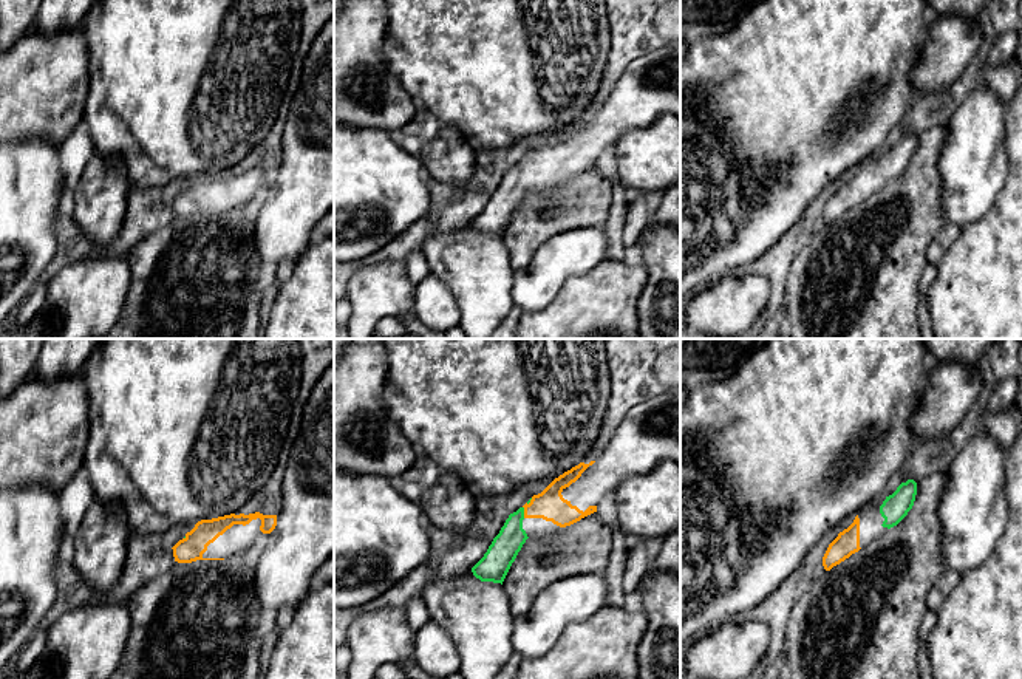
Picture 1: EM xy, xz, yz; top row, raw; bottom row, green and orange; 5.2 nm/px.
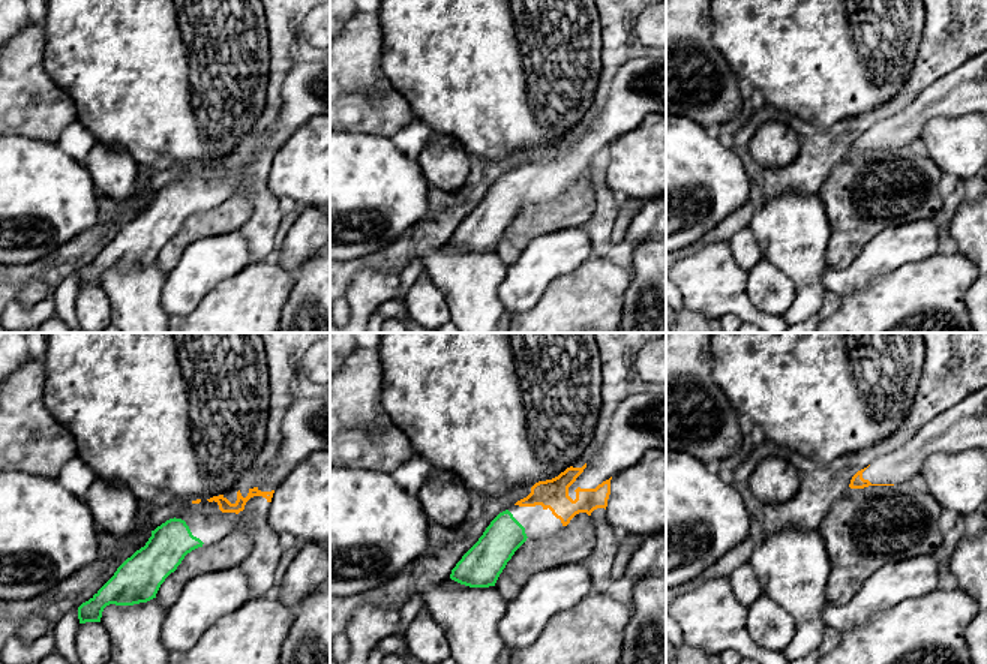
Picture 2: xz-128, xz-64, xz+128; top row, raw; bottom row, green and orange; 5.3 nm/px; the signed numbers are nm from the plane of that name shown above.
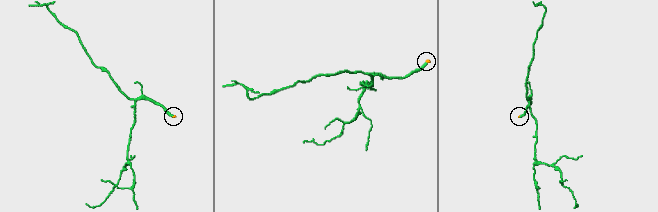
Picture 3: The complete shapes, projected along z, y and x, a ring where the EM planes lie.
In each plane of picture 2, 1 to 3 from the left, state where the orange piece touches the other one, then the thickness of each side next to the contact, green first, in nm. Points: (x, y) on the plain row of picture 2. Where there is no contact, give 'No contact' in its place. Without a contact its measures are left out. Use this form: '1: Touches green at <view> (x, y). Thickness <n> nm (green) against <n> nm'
1: No contact
2: No contact
3: No contact

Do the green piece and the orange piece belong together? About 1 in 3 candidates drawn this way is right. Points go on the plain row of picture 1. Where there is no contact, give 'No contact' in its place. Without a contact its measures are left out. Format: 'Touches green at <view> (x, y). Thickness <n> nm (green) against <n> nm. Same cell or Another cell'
Touches green at xz (523, 166). Thickness 150 nm (green) against 160 nm. Same cell

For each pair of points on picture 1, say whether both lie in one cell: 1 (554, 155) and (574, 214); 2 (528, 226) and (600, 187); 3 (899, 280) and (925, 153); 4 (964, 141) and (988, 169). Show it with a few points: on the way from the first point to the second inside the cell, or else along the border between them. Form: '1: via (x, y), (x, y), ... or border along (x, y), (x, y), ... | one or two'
1: border along (596, 164), (563, 181) | two
2: via (546, 220), (554, 212), (582, 201) | one
3: via (899, 249), (920, 184) | one
4: via (970, 147), (982, 163) | one

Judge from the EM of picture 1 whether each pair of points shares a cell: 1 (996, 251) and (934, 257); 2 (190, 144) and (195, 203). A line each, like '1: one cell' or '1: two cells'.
1: two cells
2: two cells

